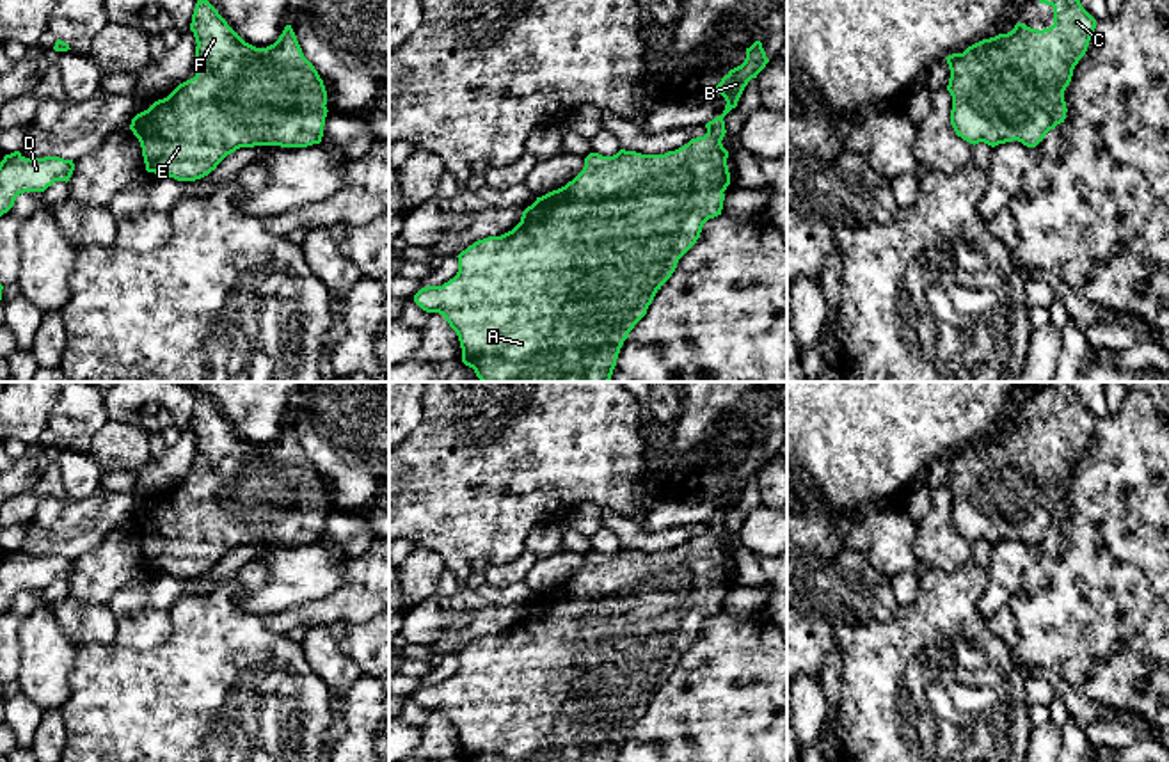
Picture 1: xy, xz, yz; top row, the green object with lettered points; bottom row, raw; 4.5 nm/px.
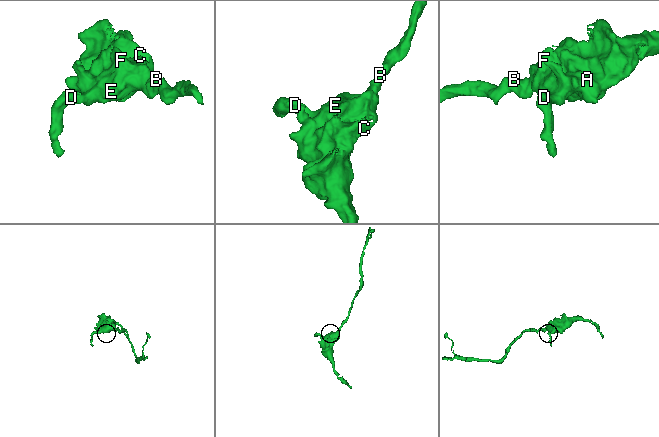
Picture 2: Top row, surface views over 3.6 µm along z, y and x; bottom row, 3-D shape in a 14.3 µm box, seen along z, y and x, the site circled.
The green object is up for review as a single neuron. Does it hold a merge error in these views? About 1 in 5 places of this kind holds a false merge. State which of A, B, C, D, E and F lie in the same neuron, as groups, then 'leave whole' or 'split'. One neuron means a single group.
A B C D E F; leave whole

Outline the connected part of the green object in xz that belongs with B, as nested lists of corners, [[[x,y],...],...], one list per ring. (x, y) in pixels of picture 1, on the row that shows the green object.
[[[755,41],[746,48],[746,59],[741,66],[730,69],[721,82],[714,87],[727,105],[721,115],[714,117],[705,124],[707,133],[704,137],[691,139],[688,144],[675,151],[664,155],[641,155],[636,151],[620,149],[613,156],[602,156],[599,153],[590,153],[584,158],[583,171],[569,181],[565,187],[553,190],[528,206],[522,211],[521,222],[508,233],[501,236],[489,236],[474,242],[458,258],[458,272],[453,279],[442,286],[426,286],[414,295],[414,302],[426,313],[439,313],[457,332],[462,362],[474,369],[481,382],[609,382],[616,359],[624,341],[634,325],[647,314],[656,293],[672,277],[677,268],[679,259],[696,243],[702,227],[709,218],[721,215],[725,190],[730,185],[730,172],[727,165],[728,151],[723,147],[721,140],[727,133],[723,117],[737,107],[737,101],[752,78],[766,67],[769,59],[762,48],[760,41]]]

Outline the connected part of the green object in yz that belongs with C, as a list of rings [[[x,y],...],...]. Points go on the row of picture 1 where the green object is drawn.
[[[1039,0],[1054,7],[1054,25],[1043,30],[1016,23],[1007,34],[998,34],[968,46],[947,59],[952,96],[950,124],[958,137],[970,144],[991,147],[1018,140],[1036,147],[1045,135],[1066,119],[1064,91],[1073,69],[1086,55],[1096,20],[1080,0]]]

